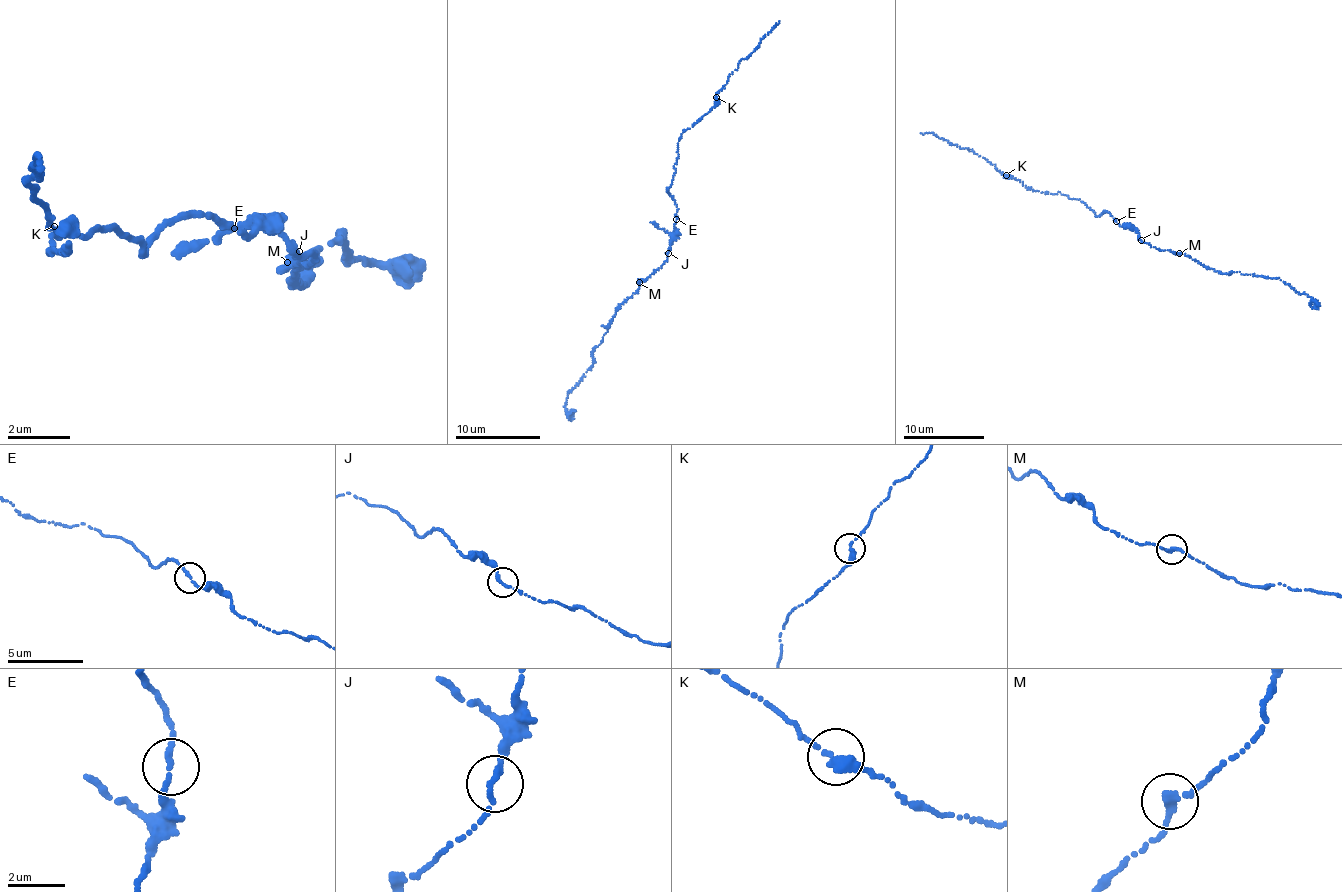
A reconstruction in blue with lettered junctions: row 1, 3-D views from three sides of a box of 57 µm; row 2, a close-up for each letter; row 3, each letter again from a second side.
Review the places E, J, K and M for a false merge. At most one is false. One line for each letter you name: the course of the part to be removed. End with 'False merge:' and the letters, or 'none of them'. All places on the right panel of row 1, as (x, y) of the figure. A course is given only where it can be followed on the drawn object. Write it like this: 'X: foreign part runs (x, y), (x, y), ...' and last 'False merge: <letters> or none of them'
False merge: none of them

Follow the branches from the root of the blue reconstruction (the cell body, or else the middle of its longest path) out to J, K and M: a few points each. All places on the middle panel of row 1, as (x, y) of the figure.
J: (676, 219), (675, 238), (668, 253)
K: (676, 219), (676, 205), (666, 189), (675, 171), (679, 139), (711, 110), (716, 97)
M: (676, 219), (675, 238), (669, 247), (667, 261), (639, 283)

